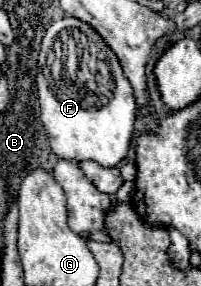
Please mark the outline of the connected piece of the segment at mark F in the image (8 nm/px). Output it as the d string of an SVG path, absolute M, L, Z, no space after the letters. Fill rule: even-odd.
M64 17L54 21L42 39L38 55L40 117L52 151L70 161L96 161L110 169L126 159L134 135L136 101L114 51L84 21Z

